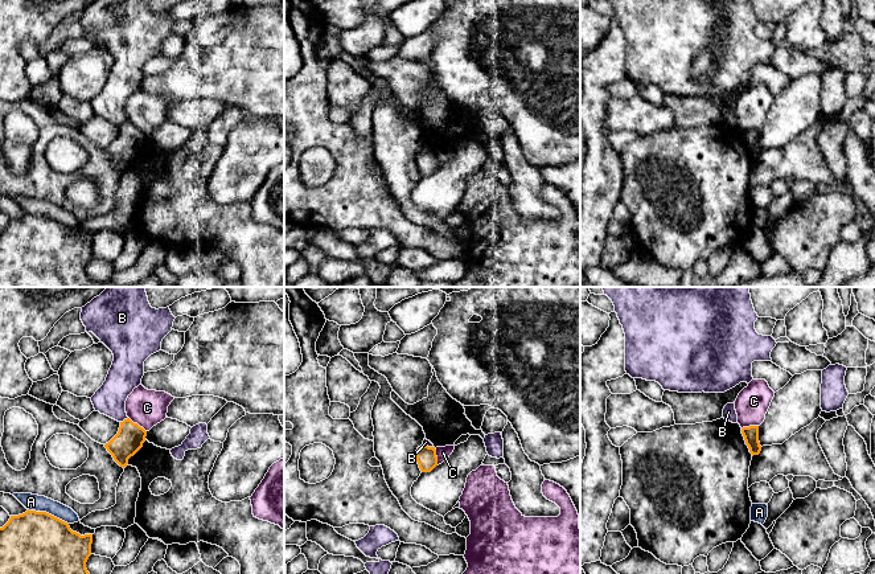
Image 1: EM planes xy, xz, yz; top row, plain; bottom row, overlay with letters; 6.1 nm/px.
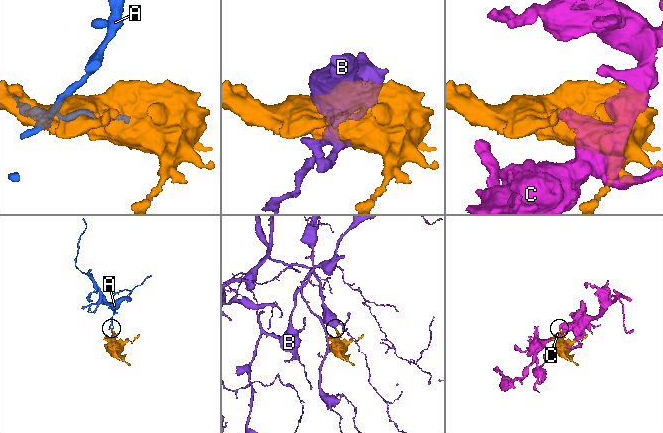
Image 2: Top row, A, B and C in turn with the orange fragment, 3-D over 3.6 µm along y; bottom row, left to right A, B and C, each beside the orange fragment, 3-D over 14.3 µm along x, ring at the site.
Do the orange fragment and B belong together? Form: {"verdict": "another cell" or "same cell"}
{"verdict": "another cell"}

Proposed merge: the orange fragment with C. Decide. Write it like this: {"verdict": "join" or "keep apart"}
{"verdict": "keep apart"}

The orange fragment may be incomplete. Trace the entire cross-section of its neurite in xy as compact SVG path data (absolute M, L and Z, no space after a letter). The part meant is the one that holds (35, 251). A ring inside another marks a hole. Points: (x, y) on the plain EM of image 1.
M26 214L11 220L0 231L0 287L119 287L112 282L90 279L86 266L91 259L93 238L81 239L67 226L46 217Z

